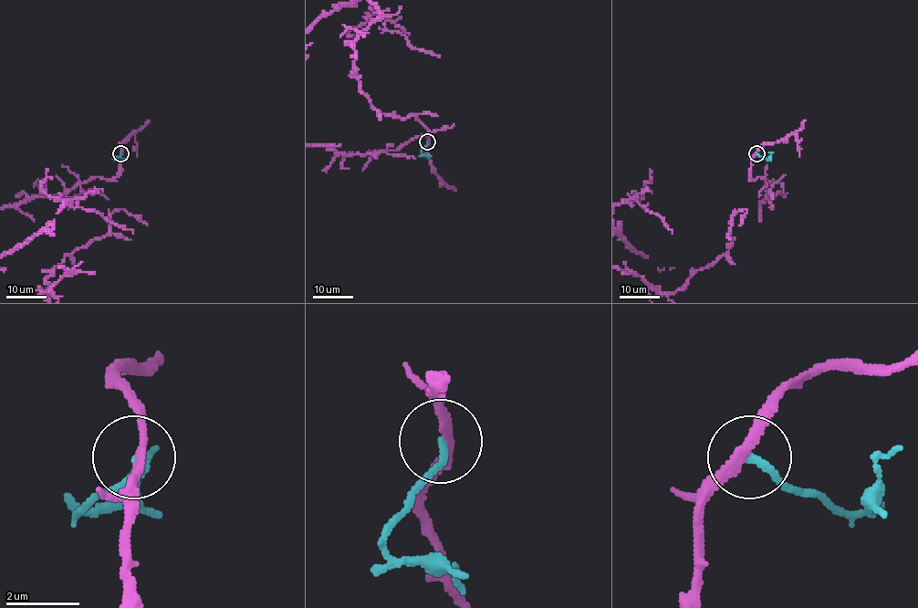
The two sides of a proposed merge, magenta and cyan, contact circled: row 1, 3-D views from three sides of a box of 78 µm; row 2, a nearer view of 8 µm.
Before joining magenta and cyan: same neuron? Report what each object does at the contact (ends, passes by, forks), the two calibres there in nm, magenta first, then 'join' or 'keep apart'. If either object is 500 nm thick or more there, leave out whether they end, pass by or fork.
magenta passes by; cyan ends there; 220 nm thick on the magenta side, 180 nm on the other; keep apart

